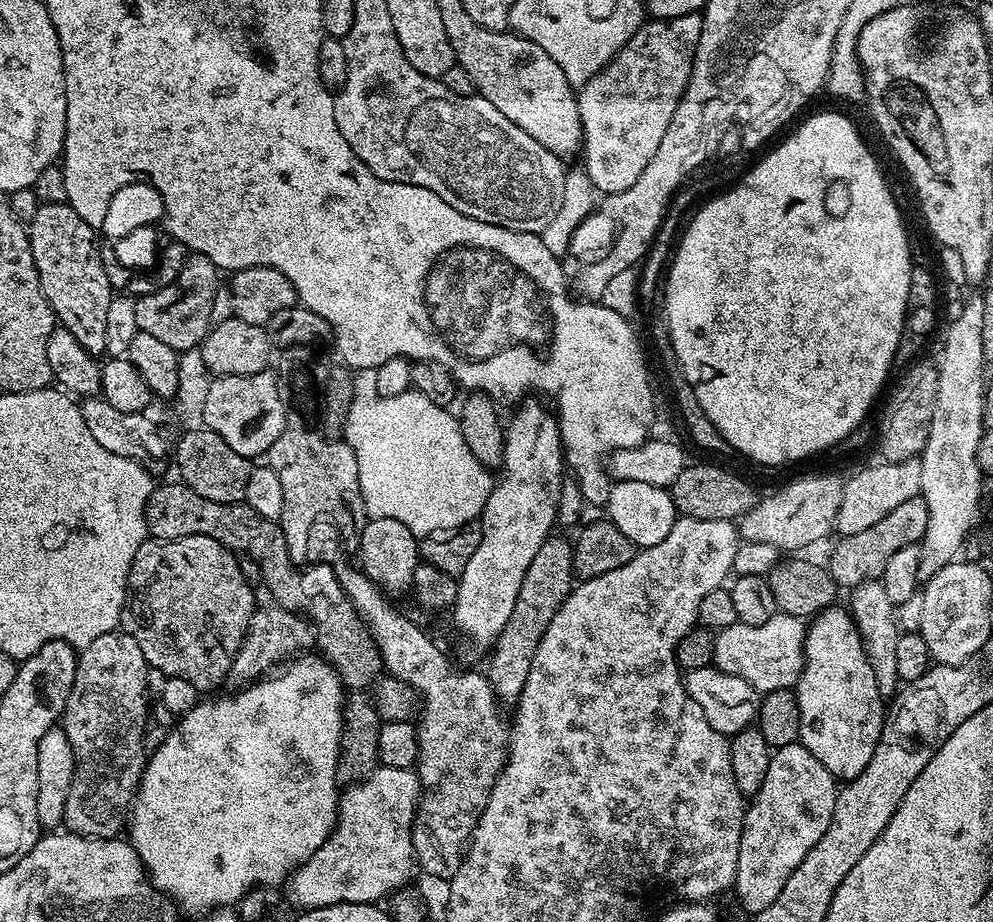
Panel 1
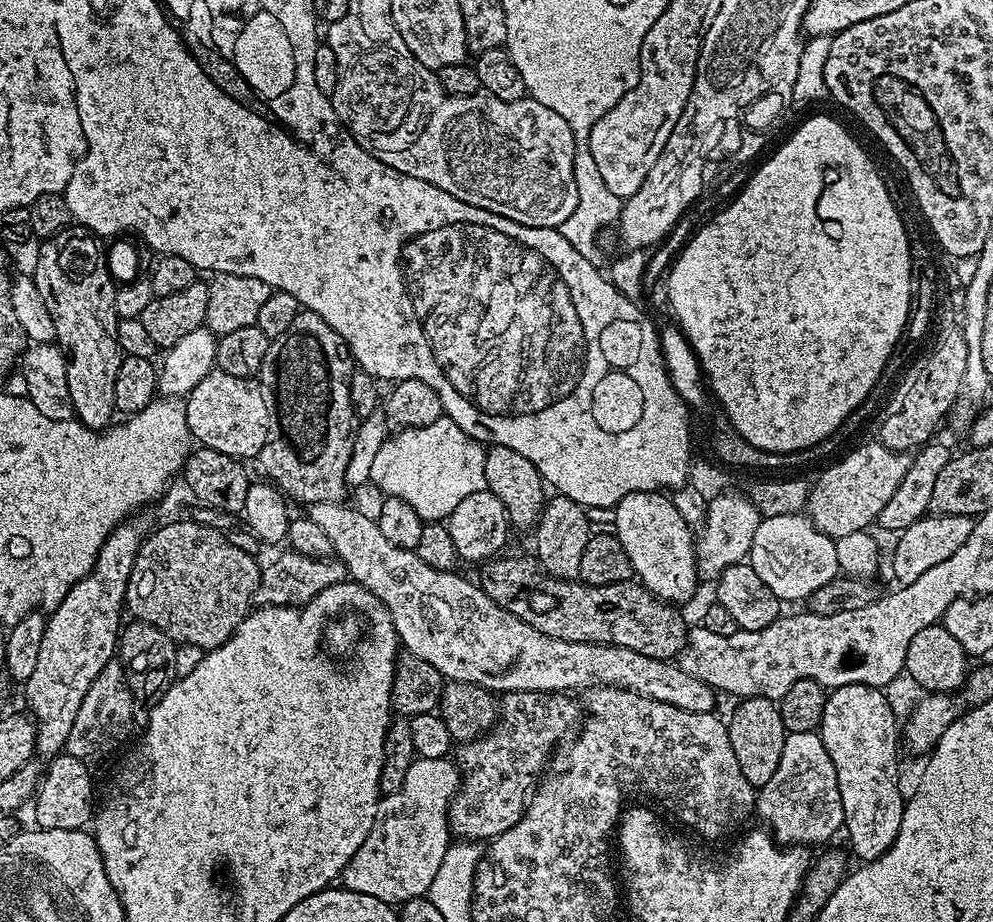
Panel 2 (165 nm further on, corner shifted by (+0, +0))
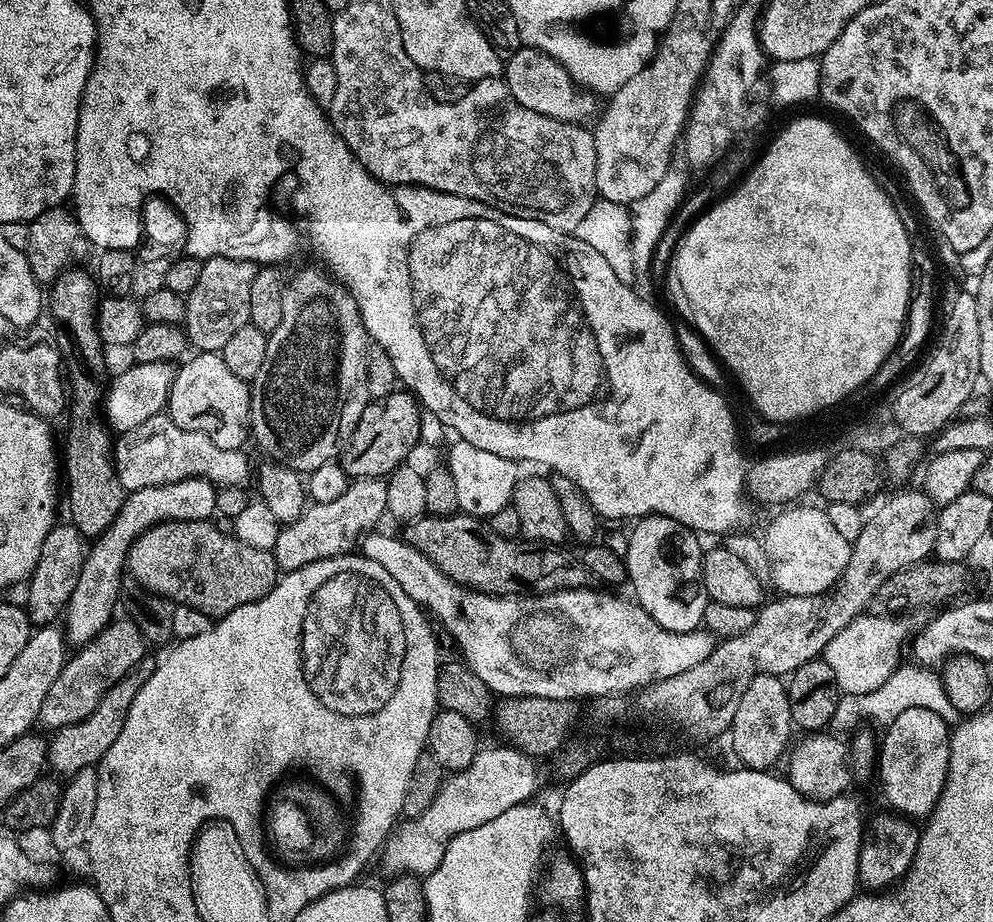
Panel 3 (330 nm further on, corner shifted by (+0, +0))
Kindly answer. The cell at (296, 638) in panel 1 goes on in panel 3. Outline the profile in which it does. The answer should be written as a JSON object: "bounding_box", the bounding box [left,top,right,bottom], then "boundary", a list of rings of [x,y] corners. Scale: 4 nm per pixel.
{"bounding_box":[272,476,388,573],"boundary":[[[362,476],[353,479],[334,502],[322,502],[321,504],[309,503],[304,512],[294,522],[283,525],[278,534],[278,542],[274,542],[272,553],[276,559],[277,569],[281,573],[293,572],[296,568],[310,566],[310,562],[318,562],[326,558],[349,555],[357,547],[358,541],[365,534],[373,531],[380,519],[385,519],[388,507],[386,506],[387,479],[378,476]]]}

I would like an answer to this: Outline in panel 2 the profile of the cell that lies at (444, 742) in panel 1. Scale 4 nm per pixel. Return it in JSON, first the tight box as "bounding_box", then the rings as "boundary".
{"bounding_box":[448,692,581,842],"boundary":[[[505,692],[498,704],[496,723],[485,734],[461,743],[455,749],[454,760],[460,769],[460,788],[448,804],[448,826],[453,837],[464,842],[488,842],[510,830],[510,826],[522,818],[526,801],[535,789],[538,777],[545,771],[544,763],[548,755],[567,734],[568,728],[575,729],[581,723],[581,705],[579,708],[570,697],[558,692]]]}

